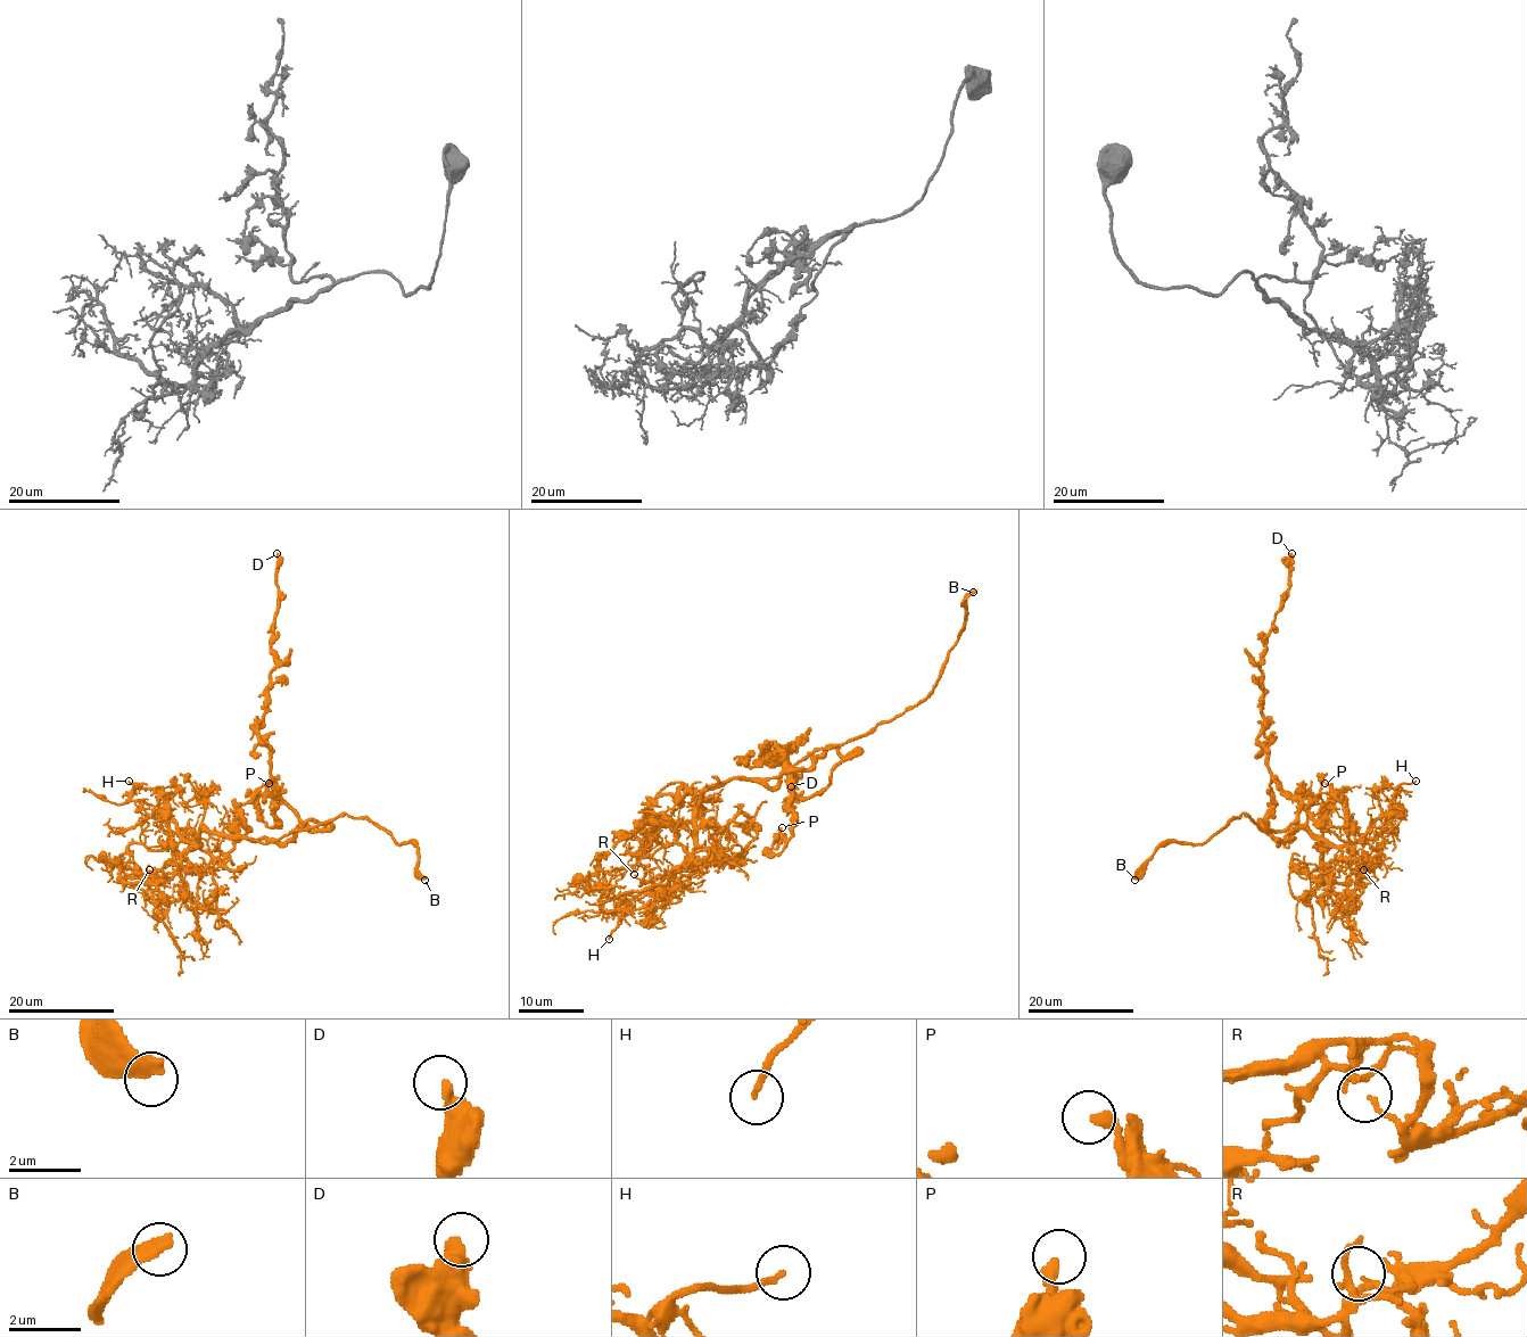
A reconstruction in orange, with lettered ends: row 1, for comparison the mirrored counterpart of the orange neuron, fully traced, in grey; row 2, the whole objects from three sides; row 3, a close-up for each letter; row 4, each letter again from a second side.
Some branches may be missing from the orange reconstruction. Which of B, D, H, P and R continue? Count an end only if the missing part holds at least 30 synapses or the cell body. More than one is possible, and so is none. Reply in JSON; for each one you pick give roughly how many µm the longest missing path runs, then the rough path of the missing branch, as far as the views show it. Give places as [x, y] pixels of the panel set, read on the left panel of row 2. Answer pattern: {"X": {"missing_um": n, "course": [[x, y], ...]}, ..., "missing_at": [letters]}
{"B": {"missing_um": 20, "course": [[424, 880], [450, 853], [455, 830]]}, "missing_at": ["B"]}

